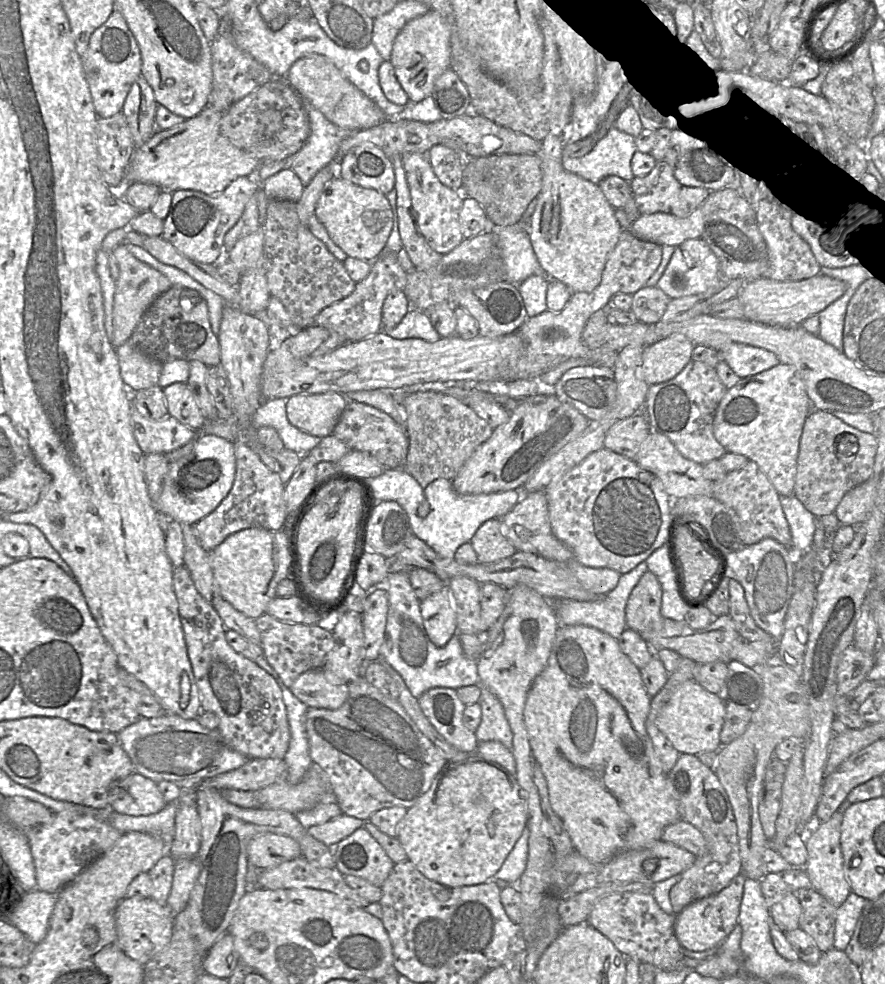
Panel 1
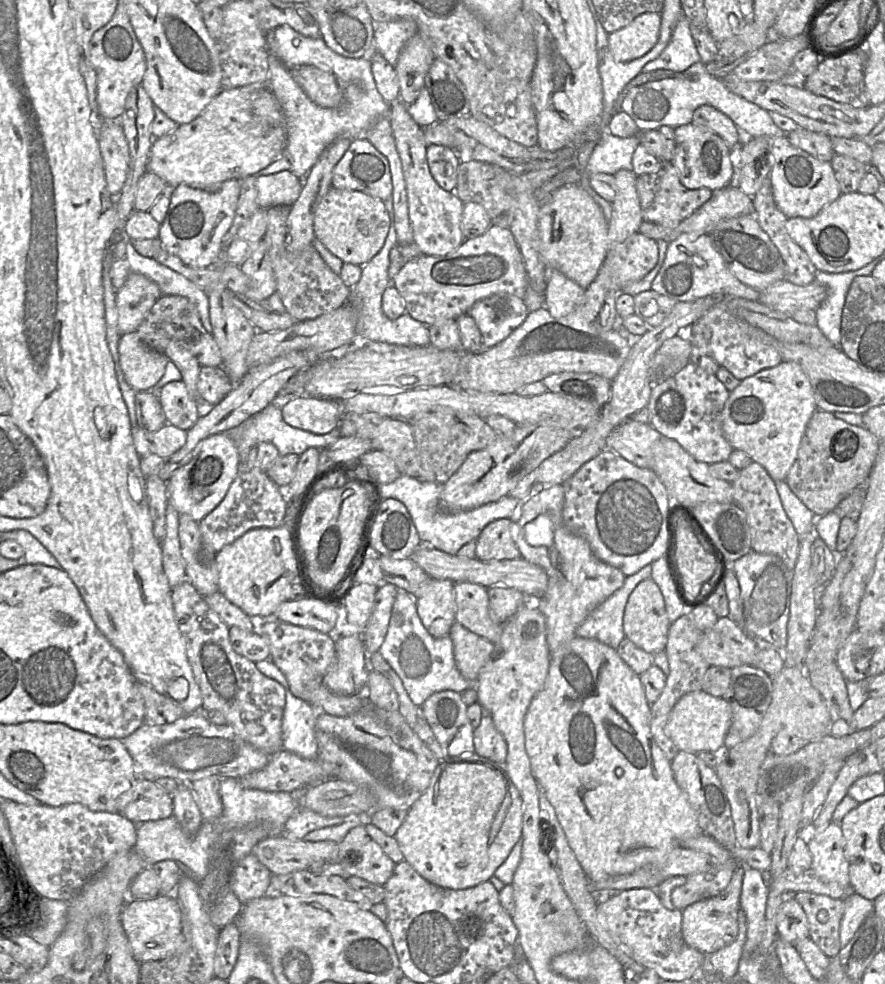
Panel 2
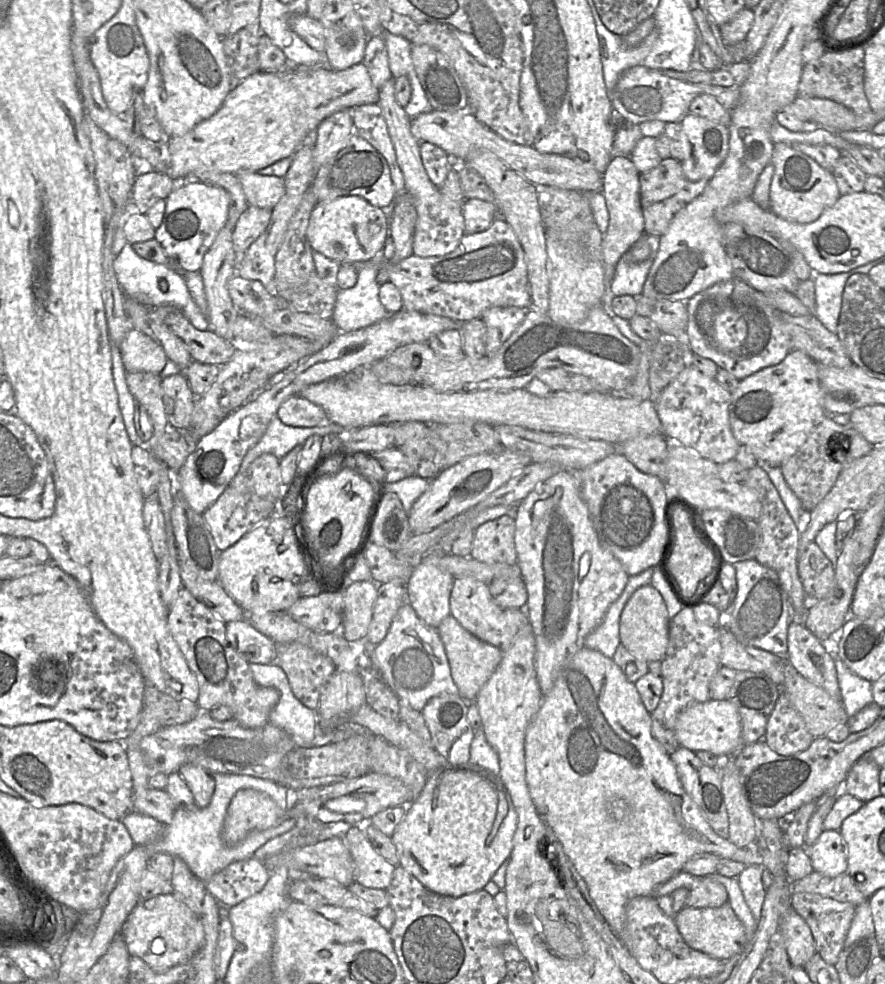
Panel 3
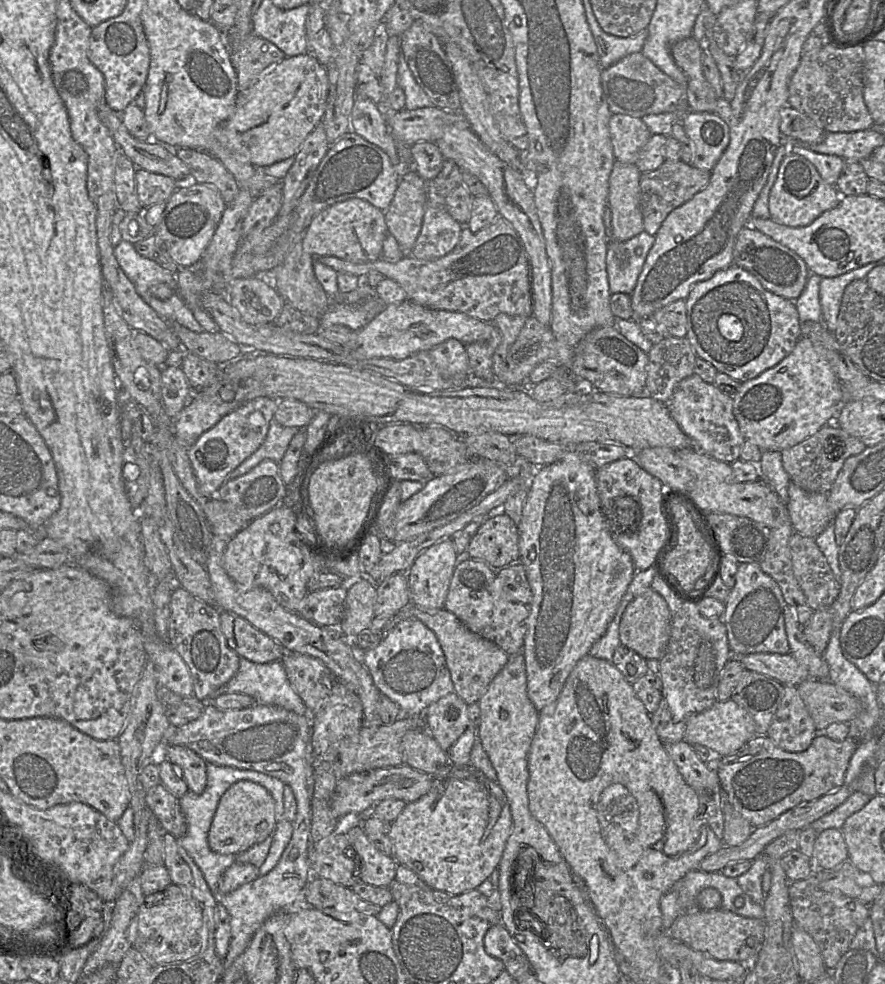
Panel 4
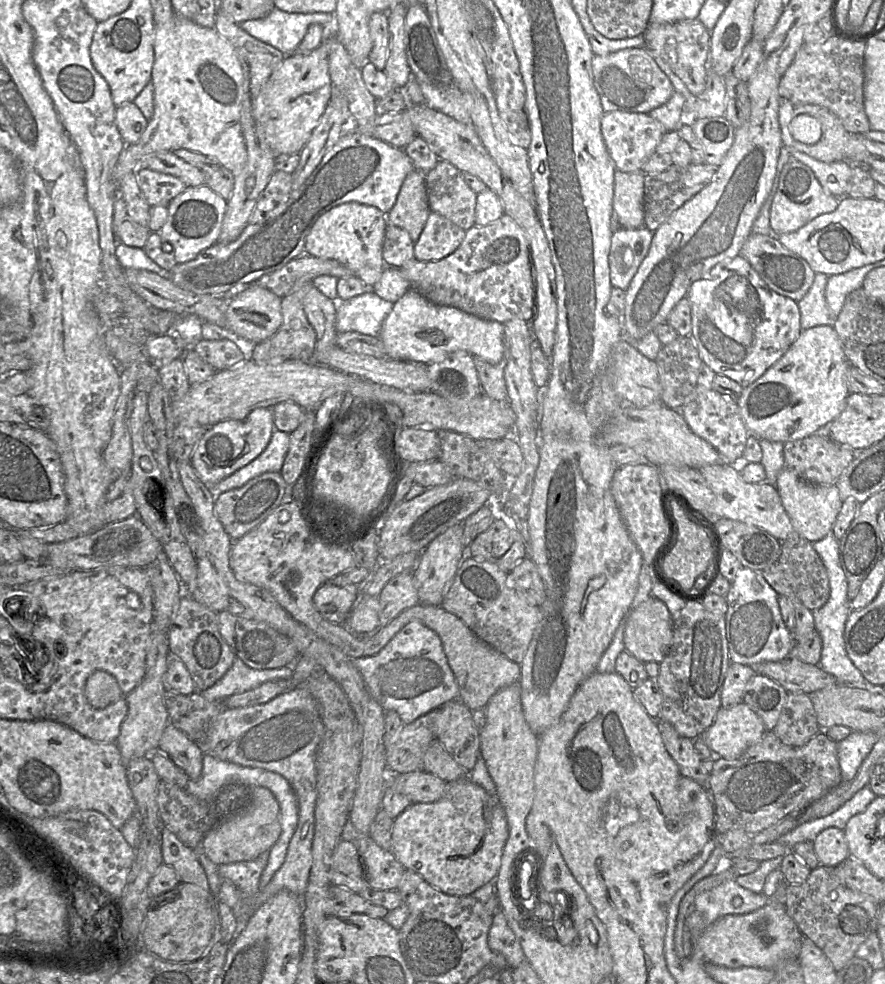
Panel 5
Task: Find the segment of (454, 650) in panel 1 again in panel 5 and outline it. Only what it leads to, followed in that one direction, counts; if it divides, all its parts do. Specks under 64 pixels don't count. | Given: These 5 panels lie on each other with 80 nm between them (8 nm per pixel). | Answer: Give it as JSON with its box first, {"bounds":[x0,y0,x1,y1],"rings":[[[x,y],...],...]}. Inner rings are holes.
{"bounds":[352,620,459,724],"rings":[[[413,620],[404,625],[377,654],[353,658],[352,663],[360,671],[371,696],[385,711],[395,711],[403,724],[410,724],[445,703],[459,699],[459,687],[440,637],[419,621]]]}

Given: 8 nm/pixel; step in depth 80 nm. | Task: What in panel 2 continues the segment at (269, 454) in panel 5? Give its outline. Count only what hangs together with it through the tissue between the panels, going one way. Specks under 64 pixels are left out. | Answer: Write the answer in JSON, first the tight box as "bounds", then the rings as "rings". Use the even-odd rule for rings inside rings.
{"bounds":[225,403,341,464],"rings":[[[279,403],[269,404],[261,412],[253,415],[240,425],[226,431],[225,433],[227,433],[235,442],[241,464],[246,464],[250,450],[261,442],[270,442],[275,445],[280,456],[287,454],[297,454],[300,456],[308,448],[314,447],[324,449],[341,437],[338,427],[327,434],[318,435],[288,425],[282,417],[282,410]]]}

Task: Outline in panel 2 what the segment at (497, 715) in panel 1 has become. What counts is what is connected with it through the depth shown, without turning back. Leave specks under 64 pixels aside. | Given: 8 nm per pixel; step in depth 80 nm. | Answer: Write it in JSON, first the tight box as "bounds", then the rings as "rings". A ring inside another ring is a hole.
{"bounds":[473,711,507,765],"rings":[[[483,711],[481,722],[473,734],[474,753],[498,765],[504,765],[507,744],[502,734],[495,728],[491,716]]]}

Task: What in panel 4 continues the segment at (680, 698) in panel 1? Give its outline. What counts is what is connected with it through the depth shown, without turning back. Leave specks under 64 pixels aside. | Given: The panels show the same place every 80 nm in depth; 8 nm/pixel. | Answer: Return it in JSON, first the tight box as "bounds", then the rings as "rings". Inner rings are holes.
{"bounds":[683,699,756,757],"rings":[[[729,699],[723,702],[717,701],[708,709],[691,715],[686,722],[683,740],[691,745],[705,746],[720,757],[726,757],[741,750],[756,735],[756,727],[752,717],[736,702]]]}

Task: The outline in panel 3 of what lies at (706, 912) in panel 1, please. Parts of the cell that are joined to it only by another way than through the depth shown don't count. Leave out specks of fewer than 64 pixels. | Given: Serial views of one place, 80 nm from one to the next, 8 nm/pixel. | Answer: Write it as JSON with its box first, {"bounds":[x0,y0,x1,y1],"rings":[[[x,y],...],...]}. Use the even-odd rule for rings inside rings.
{"bounds":[674,902,747,961],"rings":[[[728,902],[717,908],[682,908],[674,916],[675,924],[684,942],[692,949],[727,961],[738,957],[747,944],[745,928]]]}

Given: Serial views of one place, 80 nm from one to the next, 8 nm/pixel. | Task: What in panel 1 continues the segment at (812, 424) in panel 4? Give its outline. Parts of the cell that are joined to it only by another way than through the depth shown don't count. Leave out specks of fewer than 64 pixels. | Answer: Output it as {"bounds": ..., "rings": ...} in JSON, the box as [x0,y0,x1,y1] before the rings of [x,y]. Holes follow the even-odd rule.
{"bounds":[714,362,812,496],"rings":[[[780,362],[768,370],[740,379],[734,387],[727,389],[714,416],[714,436],[727,452],[744,455],[757,463],[779,495],[793,496],[800,438],[812,410],[806,387],[795,367]]]}

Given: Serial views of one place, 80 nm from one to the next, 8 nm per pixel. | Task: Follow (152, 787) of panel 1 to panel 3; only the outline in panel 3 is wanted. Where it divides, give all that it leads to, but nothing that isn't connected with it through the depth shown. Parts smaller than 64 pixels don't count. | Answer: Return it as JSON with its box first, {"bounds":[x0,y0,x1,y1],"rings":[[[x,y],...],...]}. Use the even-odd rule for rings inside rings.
{"bounds":[132,786,176,826],"rings":[[[132,786],[132,811],[152,817],[167,826],[172,822],[176,809],[166,790],[149,787],[144,797],[138,797],[134,795]]]}

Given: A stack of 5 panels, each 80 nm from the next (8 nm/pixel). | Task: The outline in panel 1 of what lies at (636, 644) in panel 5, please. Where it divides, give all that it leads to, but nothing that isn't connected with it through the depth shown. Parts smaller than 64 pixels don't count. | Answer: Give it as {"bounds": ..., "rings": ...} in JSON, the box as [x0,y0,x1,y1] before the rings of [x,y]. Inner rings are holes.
{"bounds":[626,571,662,633],"rings":[[[646,571],[631,591],[626,605],[626,626],[639,633],[661,629],[662,587],[657,577]]]}

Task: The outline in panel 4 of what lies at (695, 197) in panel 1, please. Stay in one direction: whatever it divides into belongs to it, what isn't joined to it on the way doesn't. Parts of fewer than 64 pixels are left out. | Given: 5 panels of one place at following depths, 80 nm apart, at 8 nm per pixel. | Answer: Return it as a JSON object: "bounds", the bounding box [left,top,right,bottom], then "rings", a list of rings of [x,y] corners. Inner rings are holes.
{"bounds":[640,160,711,236],"rings":[[[666,160],[656,170],[642,173],[640,188],[644,230],[655,236],[667,216],[701,191],[709,183],[710,178],[711,171],[698,169],[681,160]]]}

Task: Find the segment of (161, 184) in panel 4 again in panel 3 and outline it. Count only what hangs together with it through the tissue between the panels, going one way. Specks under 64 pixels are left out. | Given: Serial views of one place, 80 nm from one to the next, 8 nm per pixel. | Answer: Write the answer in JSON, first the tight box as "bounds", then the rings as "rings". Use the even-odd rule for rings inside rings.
{"bounds":[127,170,176,214],"rings":[[[149,170],[137,175],[127,213],[138,211],[146,214],[158,200],[167,199],[176,186],[176,181],[166,173]]]}

